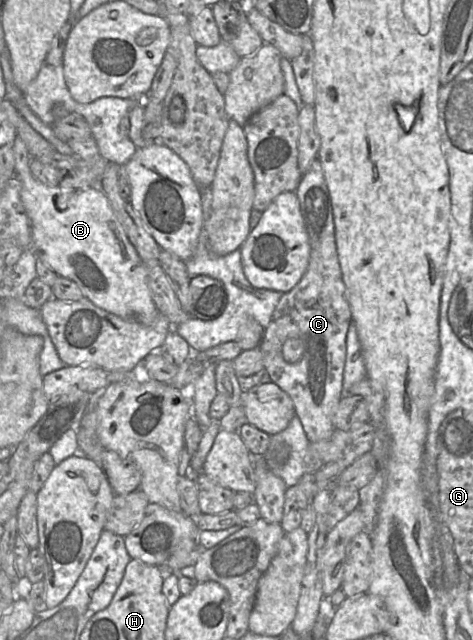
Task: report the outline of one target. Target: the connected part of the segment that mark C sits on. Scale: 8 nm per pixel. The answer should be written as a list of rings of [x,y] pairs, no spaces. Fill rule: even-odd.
[[[316,159],[309,171],[302,175],[295,190],[299,201],[300,213],[304,221],[310,245],[308,268],[300,282],[280,298],[268,328],[260,344],[263,365],[272,383],[283,390],[292,400],[295,414],[300,419],[305,434],[311,443],[330,438],[335,431],[333,415],[342,399],[344,367],[346,361],[346,337],[352,321],[352,313],[346,296],[346,286],[338,260],[335,242],[335,225],[331,198],[319,159]],[[299,338],[304,342],[304,352],[296,363],[288,363],[282,355],[283,344],[288,339]]]

